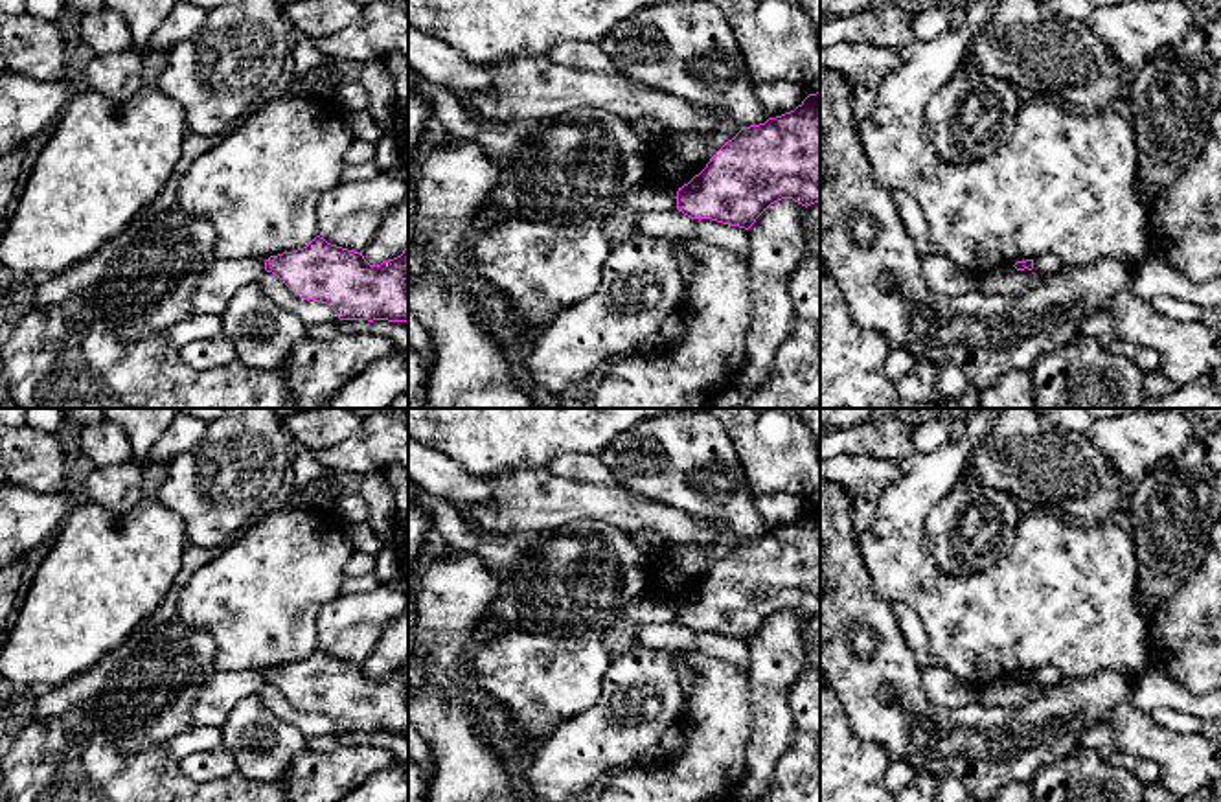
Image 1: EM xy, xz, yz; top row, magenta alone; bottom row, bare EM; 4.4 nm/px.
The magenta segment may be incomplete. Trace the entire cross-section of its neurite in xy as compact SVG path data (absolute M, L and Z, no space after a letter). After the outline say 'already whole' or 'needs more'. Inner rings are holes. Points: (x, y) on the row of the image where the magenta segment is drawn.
M316 235L303 248L270 256L265 270L276 274L296 296L327 304L340 320L408 322L408 246L394 259L370 265L362 252Z; already whole

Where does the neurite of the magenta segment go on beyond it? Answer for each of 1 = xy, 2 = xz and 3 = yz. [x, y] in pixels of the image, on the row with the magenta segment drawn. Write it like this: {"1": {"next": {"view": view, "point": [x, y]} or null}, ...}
{"1": {"next": null}, "2": {"next": null}, "3": {"next": null}}

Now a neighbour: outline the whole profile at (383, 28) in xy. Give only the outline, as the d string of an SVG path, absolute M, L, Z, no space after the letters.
M381 0L362 6L360 20L314 46L338 61L384 61L392 53L408 57L408 0Z

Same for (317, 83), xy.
M325 57L325 63L305 75L292 74L289 83L281 88L278 97L287 96L314 96L322 99L333 99L331 75L338 72L338 63Z

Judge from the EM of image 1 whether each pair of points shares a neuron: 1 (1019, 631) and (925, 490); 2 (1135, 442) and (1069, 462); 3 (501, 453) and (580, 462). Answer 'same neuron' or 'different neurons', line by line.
1: same neuron
2: different neurons
3: different neurons

